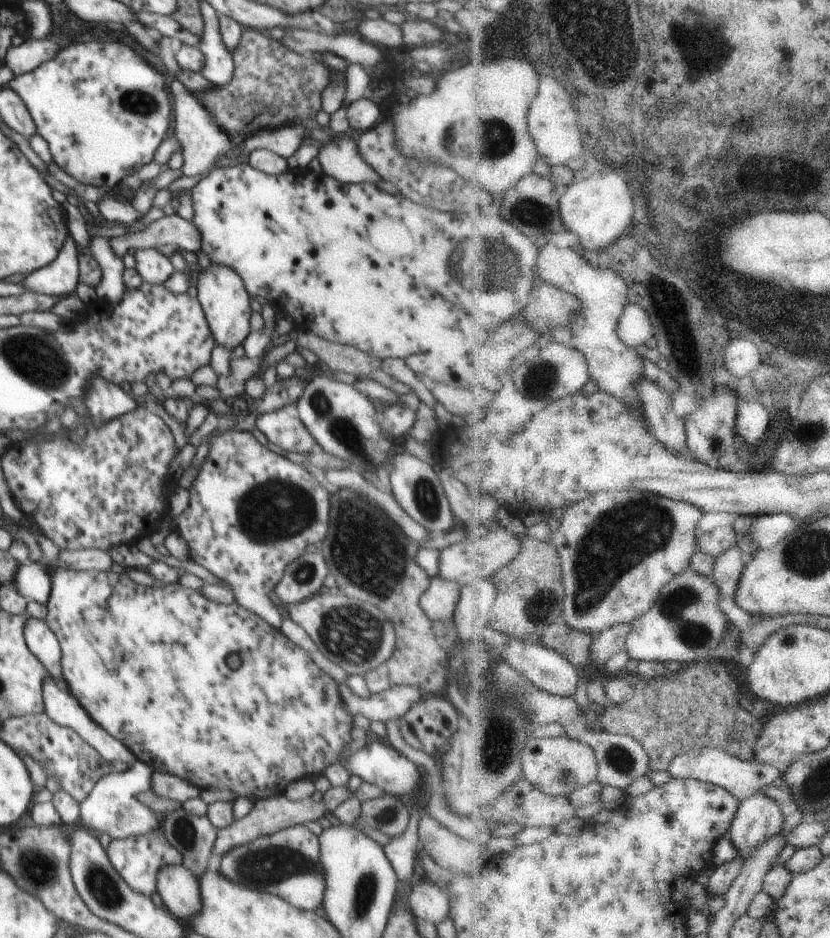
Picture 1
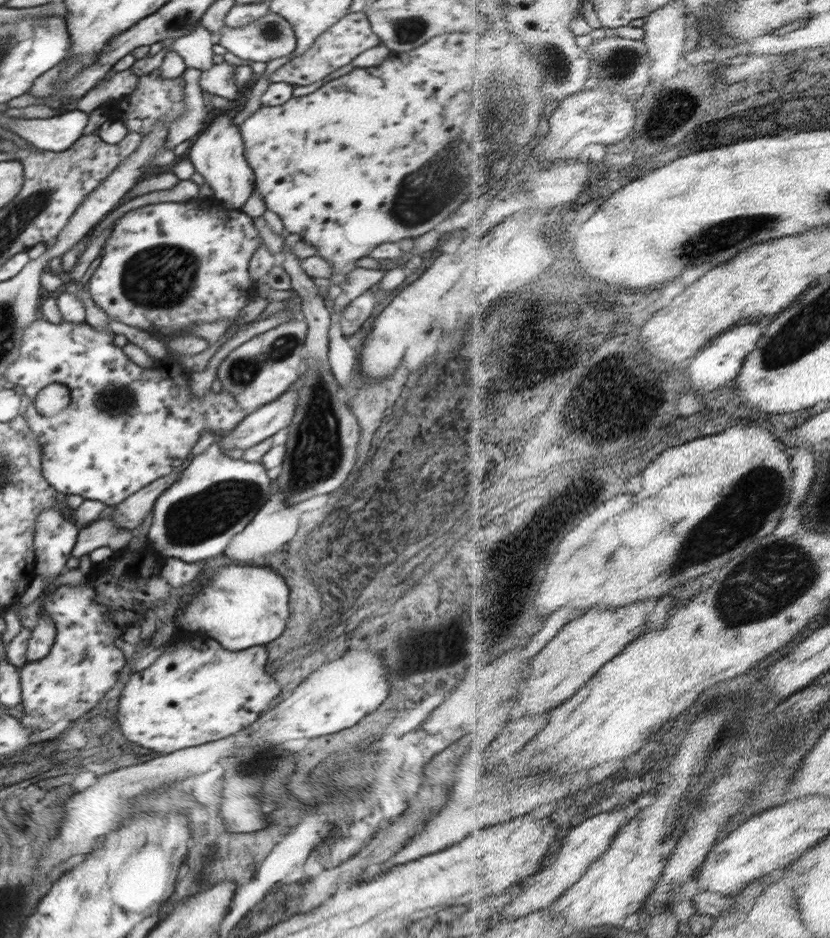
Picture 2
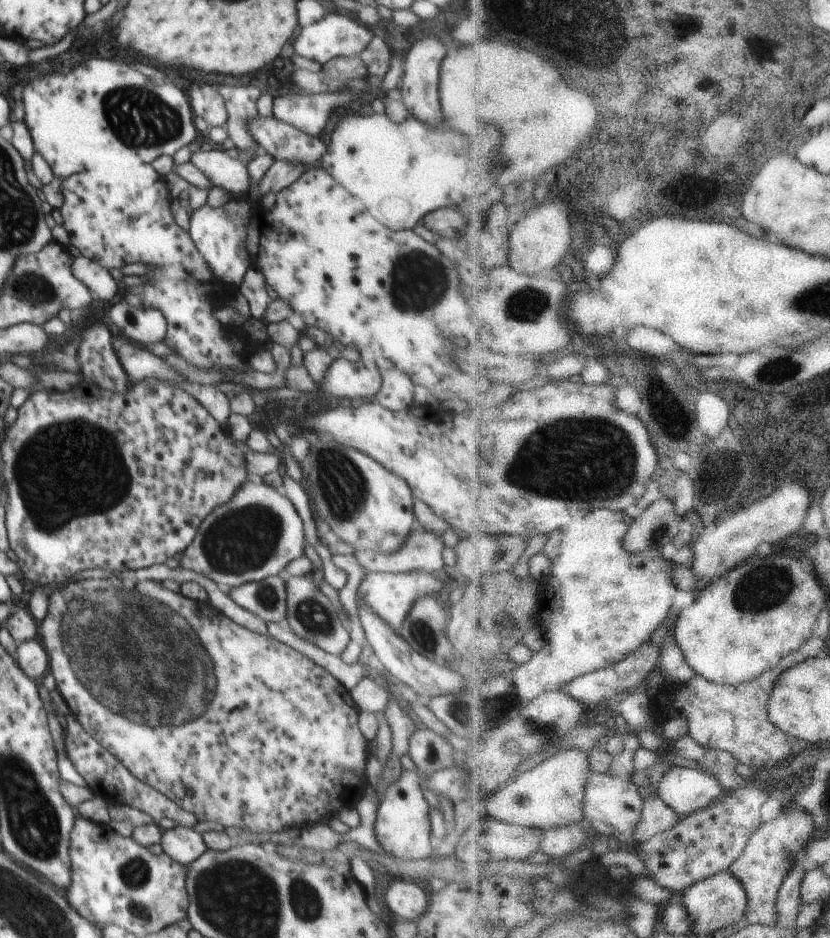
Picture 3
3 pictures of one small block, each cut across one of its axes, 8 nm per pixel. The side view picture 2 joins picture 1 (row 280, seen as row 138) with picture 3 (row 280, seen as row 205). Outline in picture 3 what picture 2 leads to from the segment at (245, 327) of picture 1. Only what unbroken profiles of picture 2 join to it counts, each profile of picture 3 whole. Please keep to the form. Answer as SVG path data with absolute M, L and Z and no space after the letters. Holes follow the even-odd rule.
M232 200L222 206L214 206L206 202L198 210L189 213L190 238L204 257L206 264L210 266L212 274L223 284L239 287L246 276L246 270L253 264L252 256L246 246L246 238L248 238L246 226L253 216L252 203L252 200Z

